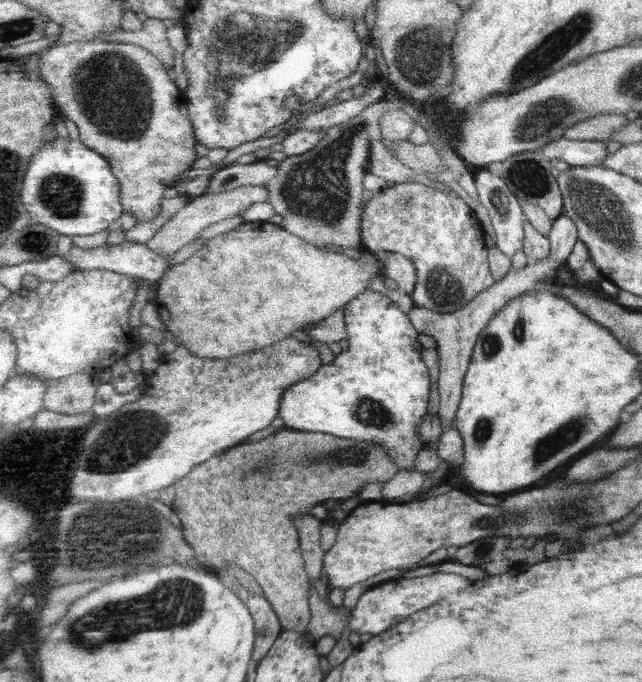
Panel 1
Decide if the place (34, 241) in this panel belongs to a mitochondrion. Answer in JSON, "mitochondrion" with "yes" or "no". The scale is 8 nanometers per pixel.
{"mitochondrion":"yes"}

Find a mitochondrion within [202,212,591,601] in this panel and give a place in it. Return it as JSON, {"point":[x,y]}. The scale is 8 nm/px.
{"point":[549,456]}

